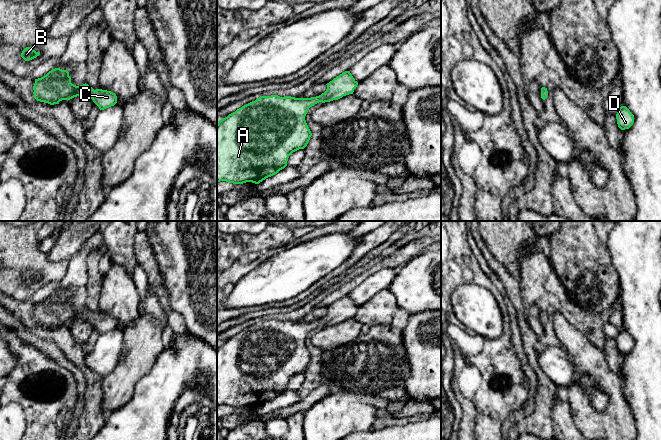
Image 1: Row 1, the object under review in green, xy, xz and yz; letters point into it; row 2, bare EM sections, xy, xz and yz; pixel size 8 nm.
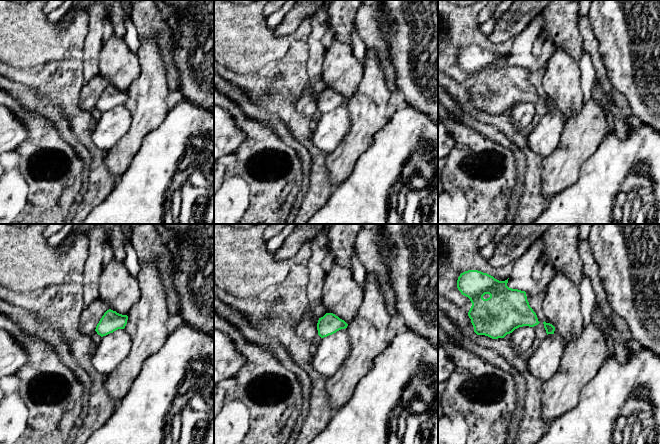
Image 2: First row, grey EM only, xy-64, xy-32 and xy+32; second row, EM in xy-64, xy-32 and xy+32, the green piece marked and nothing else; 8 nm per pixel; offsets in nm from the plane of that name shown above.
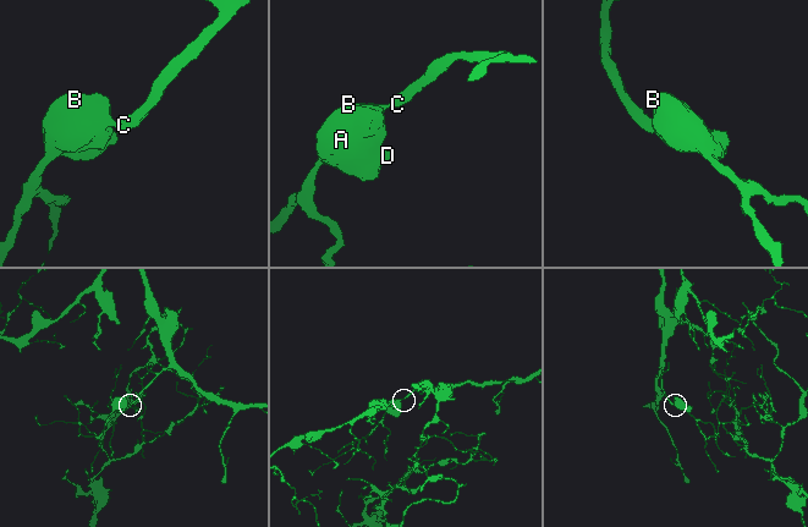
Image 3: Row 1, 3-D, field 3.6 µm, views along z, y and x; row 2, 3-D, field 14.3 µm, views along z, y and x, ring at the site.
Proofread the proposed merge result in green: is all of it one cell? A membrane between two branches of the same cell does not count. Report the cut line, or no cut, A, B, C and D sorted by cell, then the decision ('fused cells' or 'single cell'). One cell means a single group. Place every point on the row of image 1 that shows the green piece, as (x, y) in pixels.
cut none; groups A B C D; single cell

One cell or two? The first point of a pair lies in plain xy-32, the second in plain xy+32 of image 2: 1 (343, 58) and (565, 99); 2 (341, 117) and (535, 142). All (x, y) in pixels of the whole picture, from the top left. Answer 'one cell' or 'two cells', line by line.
1: one cell
2: one cell

